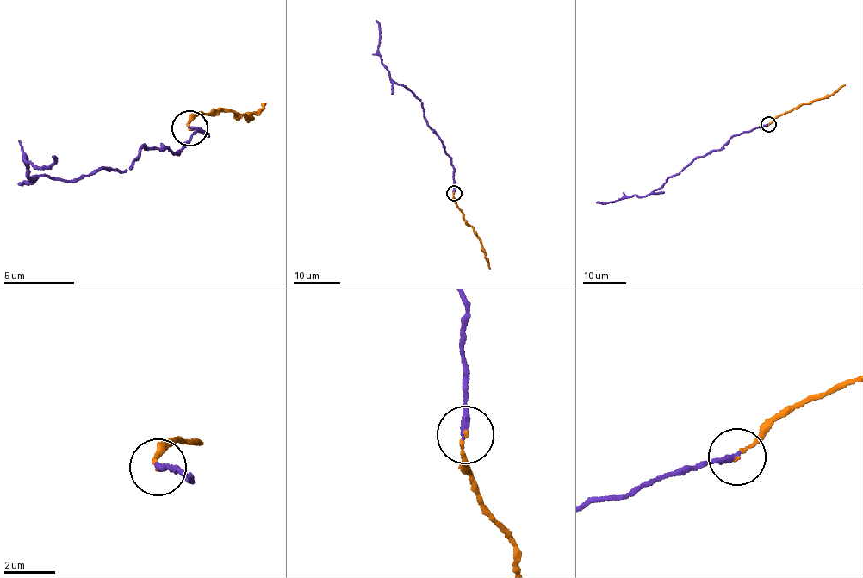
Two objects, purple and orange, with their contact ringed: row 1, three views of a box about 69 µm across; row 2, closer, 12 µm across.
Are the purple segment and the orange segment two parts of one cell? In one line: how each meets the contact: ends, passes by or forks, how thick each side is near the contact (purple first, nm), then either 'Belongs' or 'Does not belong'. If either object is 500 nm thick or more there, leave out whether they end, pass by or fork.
At the ring purple ends. At the ring orange ends. Thickness 240 nm (purple) against 100 nm. Belongs

